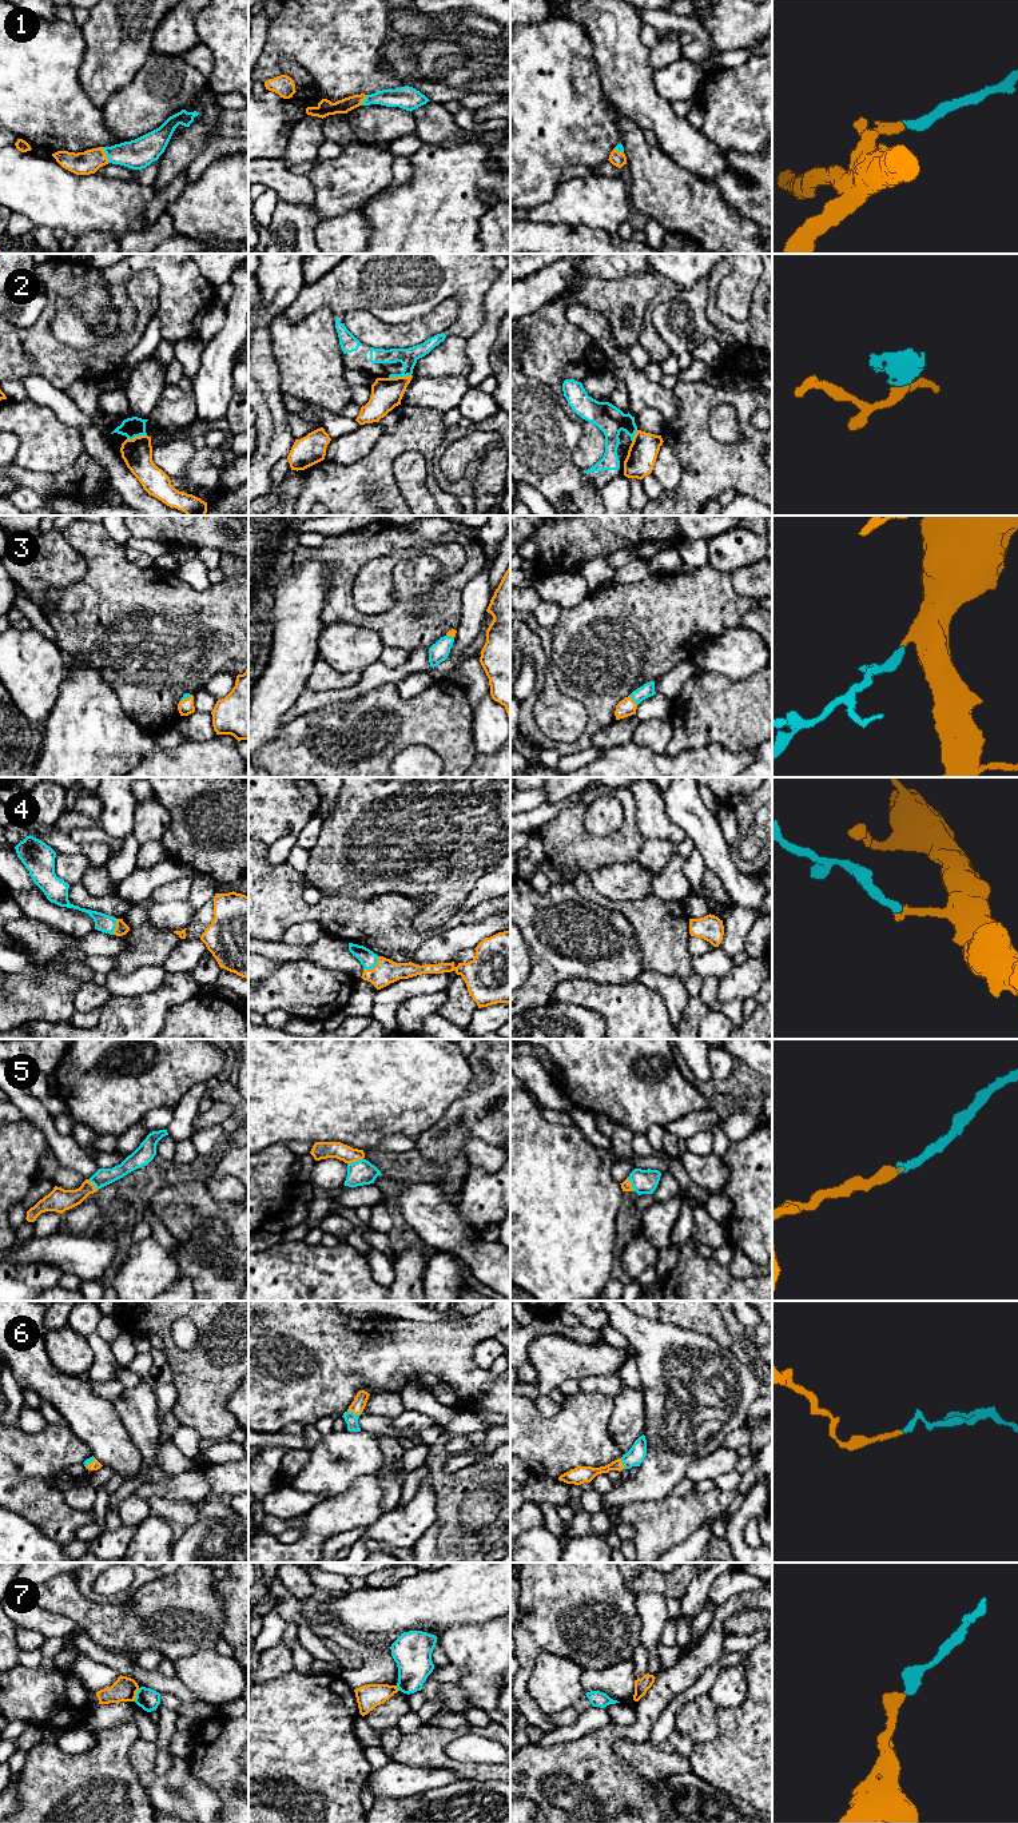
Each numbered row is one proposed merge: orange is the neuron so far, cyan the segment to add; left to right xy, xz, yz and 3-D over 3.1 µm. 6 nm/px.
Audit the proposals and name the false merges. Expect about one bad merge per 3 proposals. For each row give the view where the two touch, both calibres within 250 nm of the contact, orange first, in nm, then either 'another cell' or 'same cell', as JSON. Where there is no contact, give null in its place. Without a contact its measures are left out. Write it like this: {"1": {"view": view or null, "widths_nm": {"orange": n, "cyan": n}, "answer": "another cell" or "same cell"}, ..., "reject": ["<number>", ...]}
{"1": {"view": "xy", "widths_nm": {"orange": 140, "cyan": 180}, "answer": "same cell"}, "2": {"view": "xz", "widths_nm": {"orange": 190, "cyan": 110}, "answer": "another cell"}, "3": {"view": "yz", "widths_nm": {"orange": 110, "cyan": 80}, "answer": "same cell"}, "4": {"view": "xz", "widths_nm": {"orange": 150, "cyan": 100}, "answer": "same cell"}, "5": {"view": "xz", "widths_nm": {"orange": 110, "cyan": 150}, "answer": "same cell"}, "6": {"view": "xz", "widths_nm": {"orange": 90, "cyan": 80}, "answer": "same cell"}, "7": {"view": "xy", "widths_nm": {"orange": 150, "cyan": 130}, "answer": "another cell"}, "reject": ["2", "7"]}

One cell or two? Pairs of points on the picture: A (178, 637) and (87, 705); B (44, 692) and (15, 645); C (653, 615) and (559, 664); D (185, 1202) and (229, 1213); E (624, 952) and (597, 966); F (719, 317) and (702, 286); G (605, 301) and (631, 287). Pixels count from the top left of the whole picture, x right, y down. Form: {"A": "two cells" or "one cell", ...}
{"A": "two cells", "B": "one cell", "C": "one cell", "D": "one cell", "E": "one cell", "F": "two cells", "G": "one cell"}

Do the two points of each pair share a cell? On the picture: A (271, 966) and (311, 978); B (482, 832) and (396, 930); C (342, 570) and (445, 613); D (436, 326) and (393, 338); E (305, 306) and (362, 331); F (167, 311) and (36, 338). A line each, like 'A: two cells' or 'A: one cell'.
A: two cells
B: two cells
C: one cell
D: one cell
E: two cells
F: two cells

